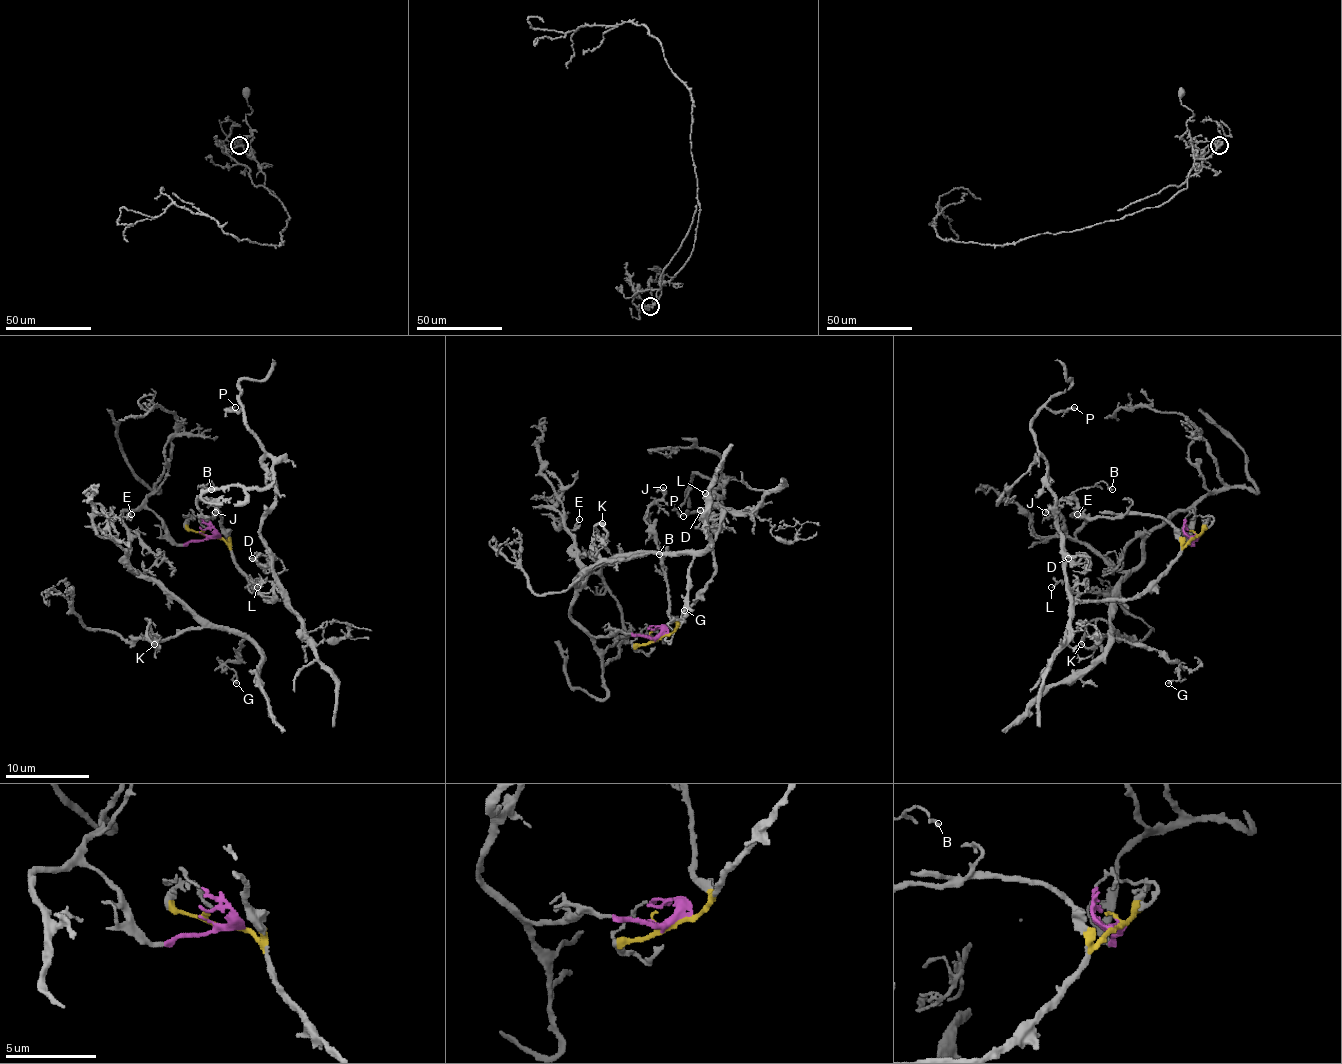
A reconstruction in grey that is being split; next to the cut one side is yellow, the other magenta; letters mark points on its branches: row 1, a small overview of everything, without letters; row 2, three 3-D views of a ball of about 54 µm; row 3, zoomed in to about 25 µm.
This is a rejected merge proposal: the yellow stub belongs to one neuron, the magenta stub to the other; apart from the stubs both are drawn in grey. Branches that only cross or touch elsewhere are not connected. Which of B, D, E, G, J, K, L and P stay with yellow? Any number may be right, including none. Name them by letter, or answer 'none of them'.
B, D, J, L, P

